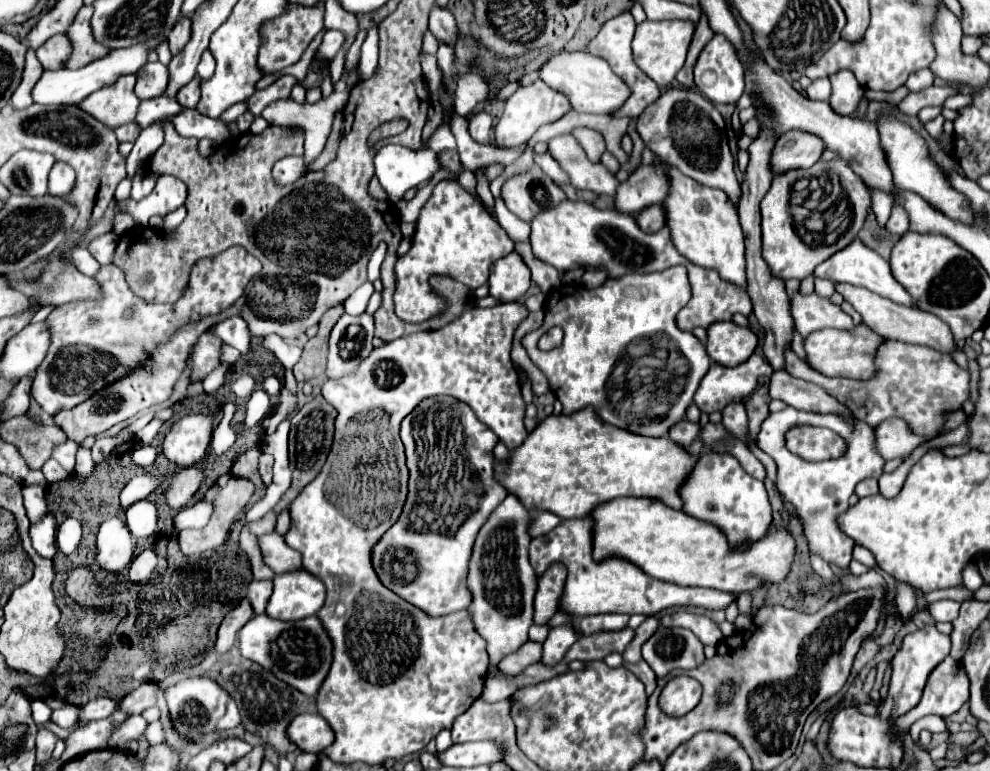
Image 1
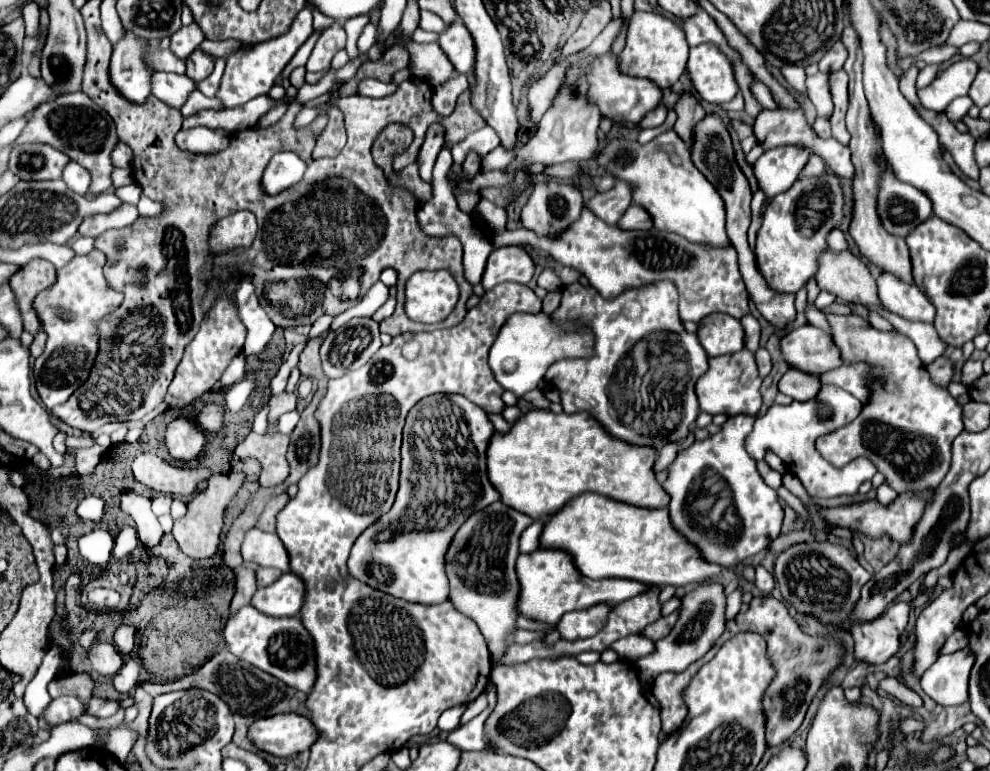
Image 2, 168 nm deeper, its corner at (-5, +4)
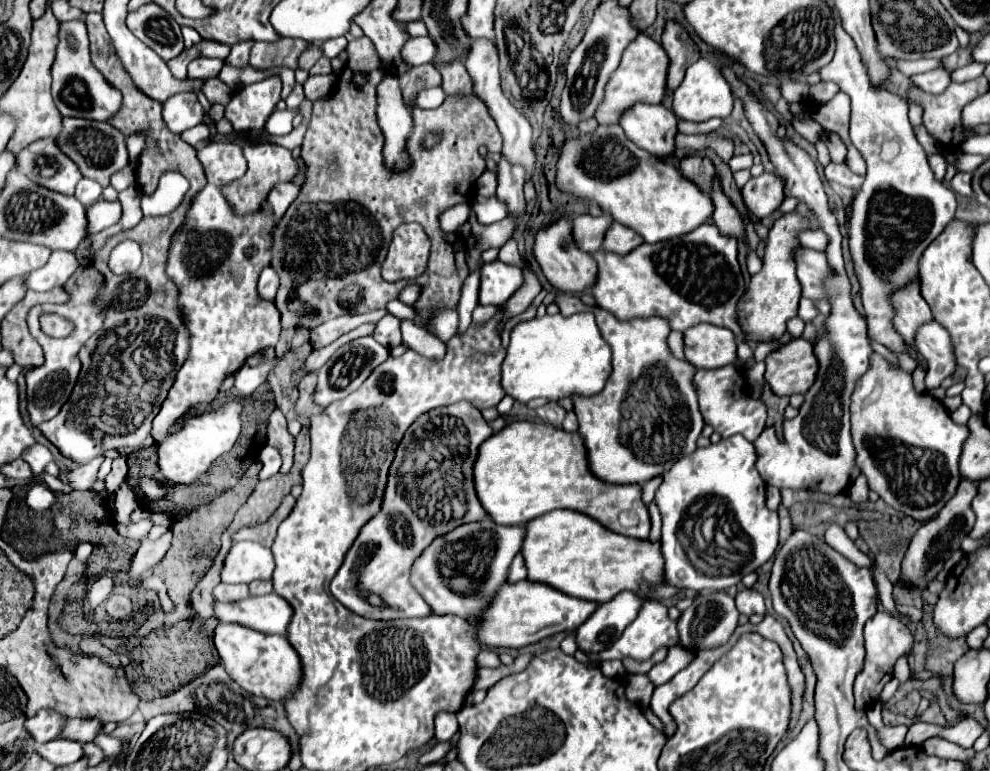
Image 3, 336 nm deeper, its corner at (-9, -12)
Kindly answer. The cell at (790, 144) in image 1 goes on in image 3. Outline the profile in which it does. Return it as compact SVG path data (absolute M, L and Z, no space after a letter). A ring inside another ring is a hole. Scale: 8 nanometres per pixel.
M765 172L757 178L751 178L741 192L751 214L755 218L765 218L779 210L779 206L783 204L785 180L781 180L775 172Z

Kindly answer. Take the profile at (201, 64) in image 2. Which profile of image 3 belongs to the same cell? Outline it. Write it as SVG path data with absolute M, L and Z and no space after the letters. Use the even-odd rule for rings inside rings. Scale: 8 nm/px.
M197 58L189 64L189 78L191 80L209 80L215 78L223 68L223 60L219 58Z

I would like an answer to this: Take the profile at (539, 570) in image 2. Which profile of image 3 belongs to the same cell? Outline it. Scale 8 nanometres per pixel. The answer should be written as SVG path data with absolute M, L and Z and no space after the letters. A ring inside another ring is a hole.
M519 580L517 584L505 584L505 588L499 588L493 604L487 608L489 612L485 612L475 626L479 630L479 640L483 646L523 648L559 632L577 630L587 620L587 616L595 612L597 606L599 604L591 600L573 596L569 598L569 594L563 594L549 584Z

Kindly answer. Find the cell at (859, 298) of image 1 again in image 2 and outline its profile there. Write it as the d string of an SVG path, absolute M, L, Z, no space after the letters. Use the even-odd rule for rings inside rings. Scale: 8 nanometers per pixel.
M825 248L817 262L815 272L817 286L821 290L833 292L837 298L849 304L879 304L877 284L861 258L851 252L833 252Z

